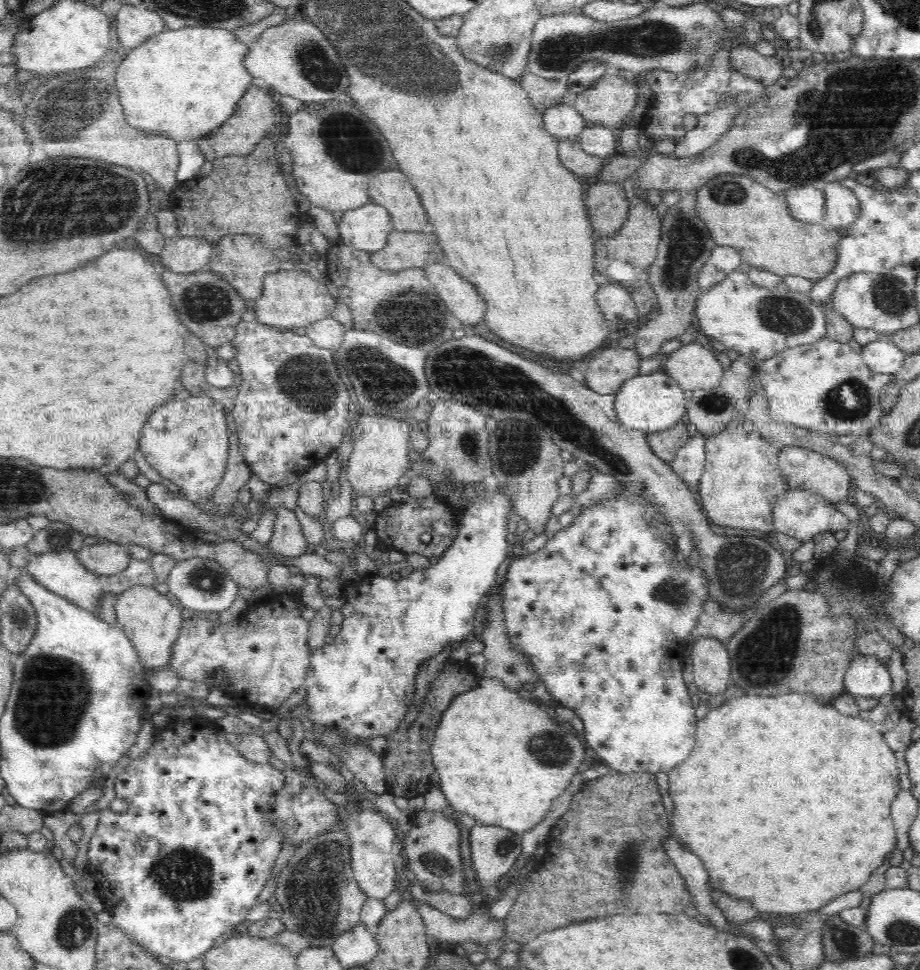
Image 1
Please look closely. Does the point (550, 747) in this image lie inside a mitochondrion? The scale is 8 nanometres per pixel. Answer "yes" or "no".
yes

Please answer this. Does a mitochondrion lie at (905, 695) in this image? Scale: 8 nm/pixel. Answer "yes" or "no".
no

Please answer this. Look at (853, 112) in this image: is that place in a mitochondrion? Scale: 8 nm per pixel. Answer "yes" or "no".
yes

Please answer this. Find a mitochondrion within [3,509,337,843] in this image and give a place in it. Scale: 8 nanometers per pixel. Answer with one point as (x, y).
(53, 694)

